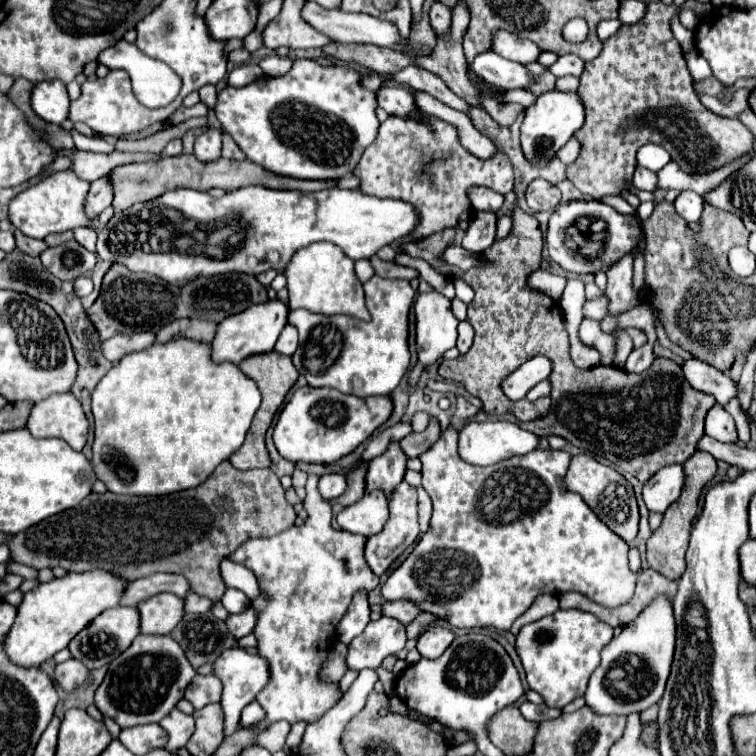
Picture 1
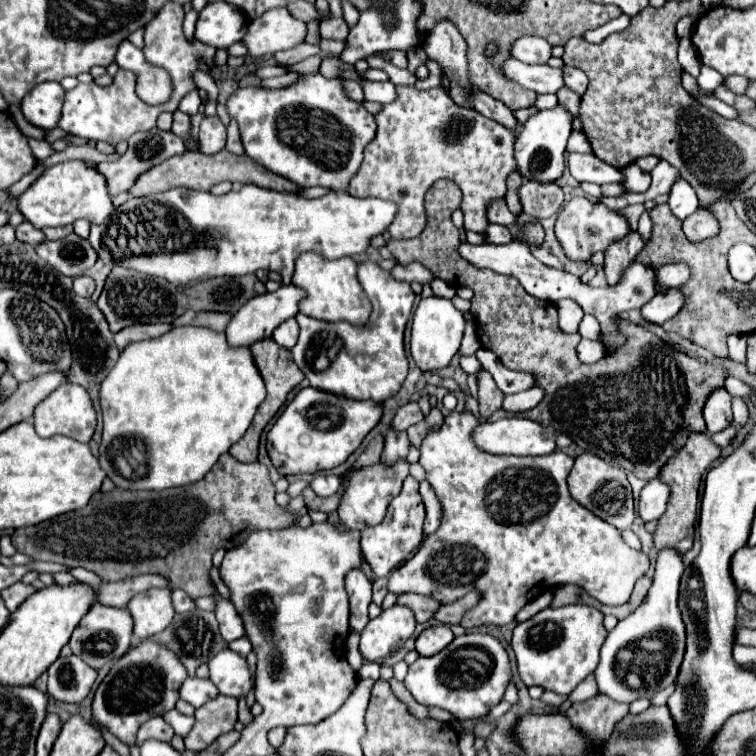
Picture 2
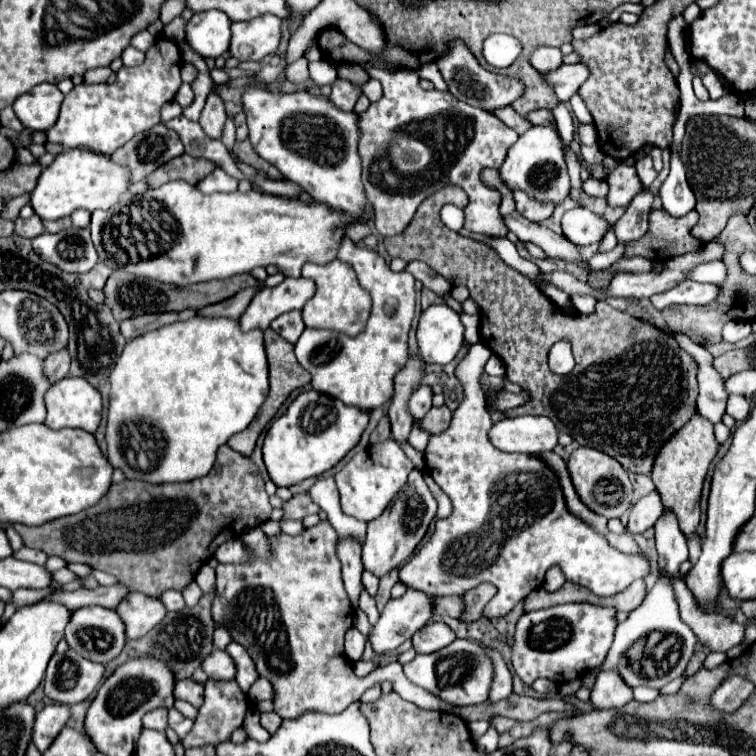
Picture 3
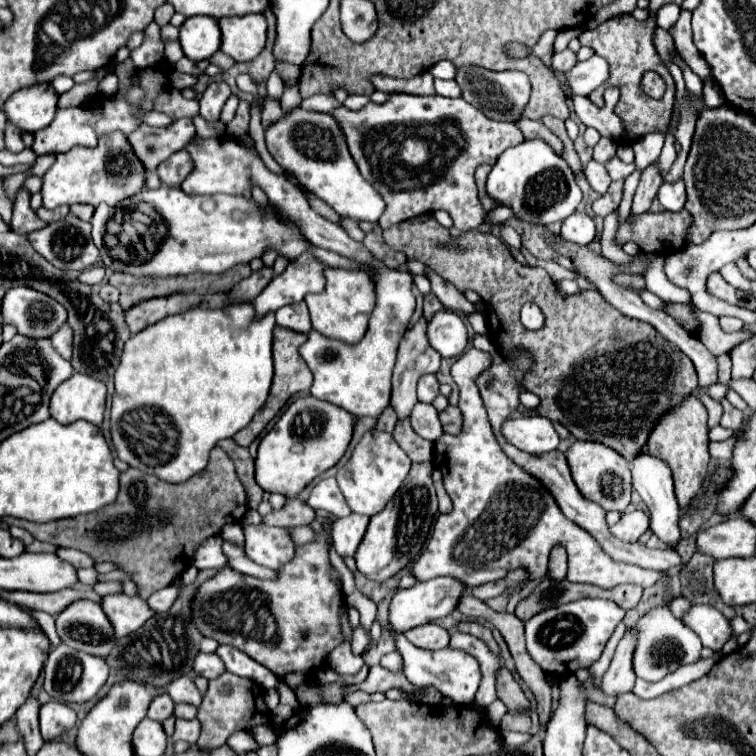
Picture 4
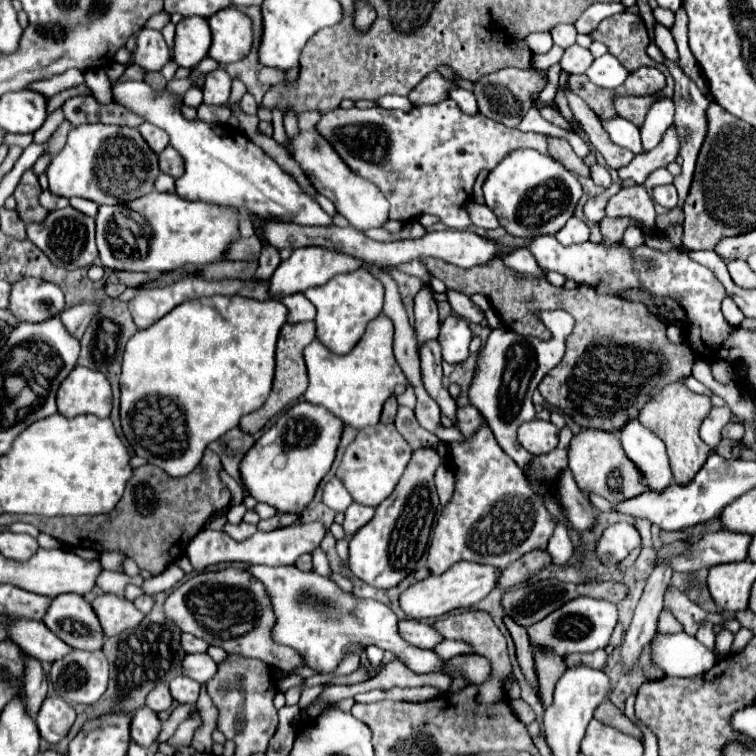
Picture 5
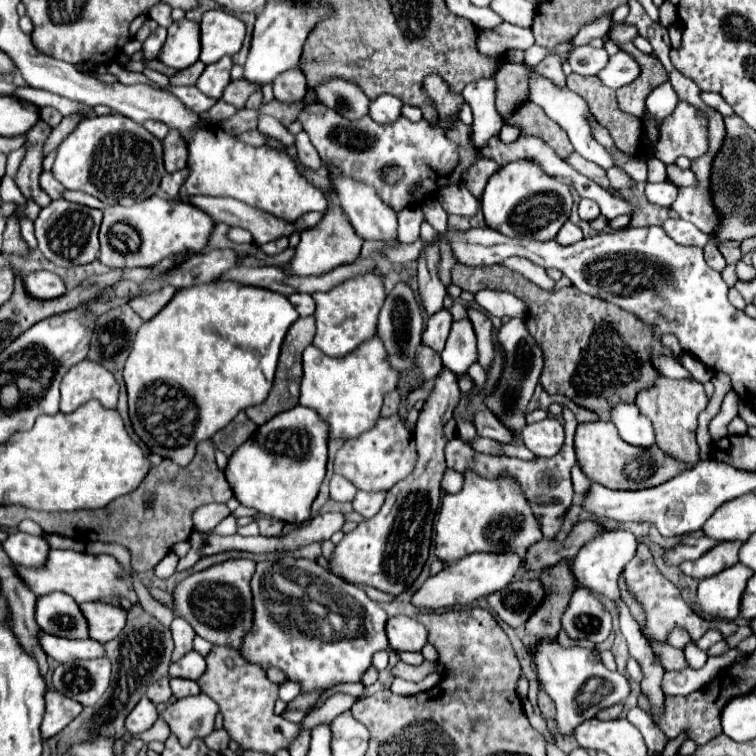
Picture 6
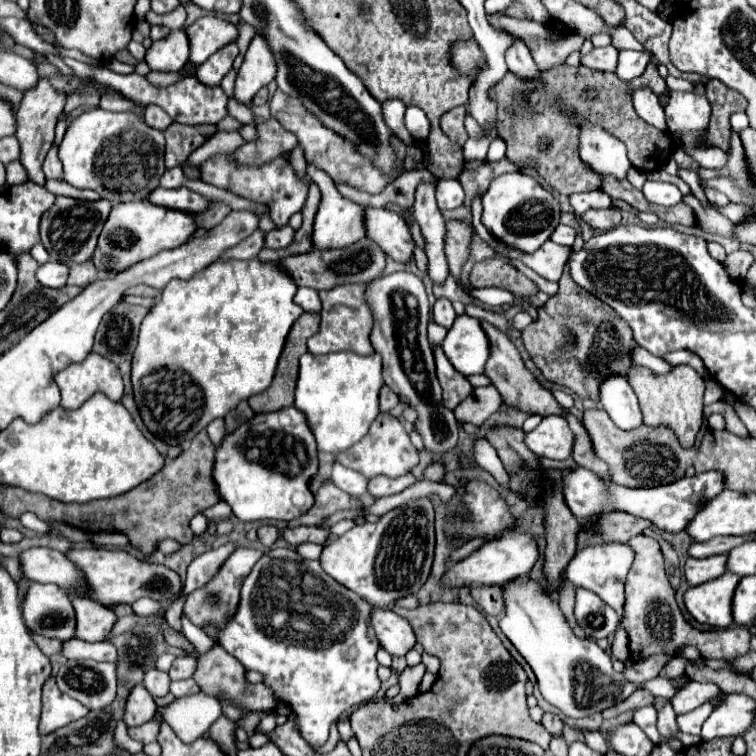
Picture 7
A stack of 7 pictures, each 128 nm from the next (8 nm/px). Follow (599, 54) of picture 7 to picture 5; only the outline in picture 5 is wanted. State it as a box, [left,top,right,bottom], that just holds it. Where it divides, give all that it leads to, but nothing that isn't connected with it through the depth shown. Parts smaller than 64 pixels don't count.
[560,44,594,74]

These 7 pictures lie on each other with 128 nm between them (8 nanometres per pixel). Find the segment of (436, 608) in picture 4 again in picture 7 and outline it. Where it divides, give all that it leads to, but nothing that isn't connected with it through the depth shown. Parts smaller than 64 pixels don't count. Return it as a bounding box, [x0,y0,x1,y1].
[442,530,538,588]

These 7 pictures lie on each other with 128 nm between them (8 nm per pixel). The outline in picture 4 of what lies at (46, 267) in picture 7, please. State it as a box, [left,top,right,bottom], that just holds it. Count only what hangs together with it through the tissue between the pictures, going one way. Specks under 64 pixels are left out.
[2,284,66,338]

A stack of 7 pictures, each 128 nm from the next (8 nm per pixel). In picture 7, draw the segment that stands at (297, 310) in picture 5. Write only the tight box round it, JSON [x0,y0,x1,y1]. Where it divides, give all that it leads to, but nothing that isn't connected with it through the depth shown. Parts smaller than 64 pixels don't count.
[294,288,322,312]

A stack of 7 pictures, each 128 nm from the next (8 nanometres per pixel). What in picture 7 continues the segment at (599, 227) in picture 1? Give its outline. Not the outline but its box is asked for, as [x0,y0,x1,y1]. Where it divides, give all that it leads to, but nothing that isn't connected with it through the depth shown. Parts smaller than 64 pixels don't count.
[550,224,576,246]

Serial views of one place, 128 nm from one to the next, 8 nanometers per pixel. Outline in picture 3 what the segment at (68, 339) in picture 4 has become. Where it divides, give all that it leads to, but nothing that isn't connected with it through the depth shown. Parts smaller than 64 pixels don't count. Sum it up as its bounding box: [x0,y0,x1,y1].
[44,348,70,382]

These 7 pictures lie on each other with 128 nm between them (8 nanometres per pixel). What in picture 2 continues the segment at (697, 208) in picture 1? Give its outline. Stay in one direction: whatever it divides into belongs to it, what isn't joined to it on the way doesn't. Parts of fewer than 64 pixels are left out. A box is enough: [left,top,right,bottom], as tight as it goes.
[668,178,698,220]

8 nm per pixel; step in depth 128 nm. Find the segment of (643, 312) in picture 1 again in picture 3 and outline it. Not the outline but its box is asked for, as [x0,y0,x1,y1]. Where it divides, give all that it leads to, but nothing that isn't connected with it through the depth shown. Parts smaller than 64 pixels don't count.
[652,282,720,310]

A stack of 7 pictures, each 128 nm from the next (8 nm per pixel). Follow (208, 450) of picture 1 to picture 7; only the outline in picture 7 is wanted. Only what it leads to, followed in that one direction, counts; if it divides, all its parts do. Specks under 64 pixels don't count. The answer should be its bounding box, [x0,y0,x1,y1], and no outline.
[132,258,304,446]

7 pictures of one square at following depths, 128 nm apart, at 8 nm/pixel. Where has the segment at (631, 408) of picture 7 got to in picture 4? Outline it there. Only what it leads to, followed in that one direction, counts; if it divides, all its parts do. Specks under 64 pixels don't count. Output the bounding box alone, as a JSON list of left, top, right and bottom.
[630,448,680,548]

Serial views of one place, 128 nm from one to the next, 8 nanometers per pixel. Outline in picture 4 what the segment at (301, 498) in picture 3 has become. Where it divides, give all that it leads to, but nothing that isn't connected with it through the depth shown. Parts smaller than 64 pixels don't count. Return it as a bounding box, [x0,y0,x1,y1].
[262,500,314,528]

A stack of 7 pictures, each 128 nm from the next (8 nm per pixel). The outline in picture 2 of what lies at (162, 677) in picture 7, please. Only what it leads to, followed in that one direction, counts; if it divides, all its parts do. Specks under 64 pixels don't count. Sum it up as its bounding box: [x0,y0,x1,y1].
[138,716,174,744]

